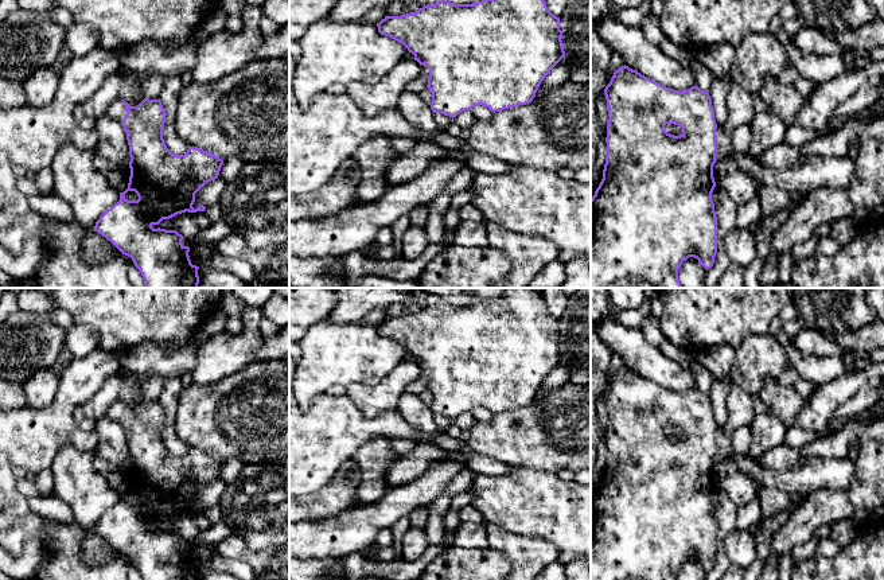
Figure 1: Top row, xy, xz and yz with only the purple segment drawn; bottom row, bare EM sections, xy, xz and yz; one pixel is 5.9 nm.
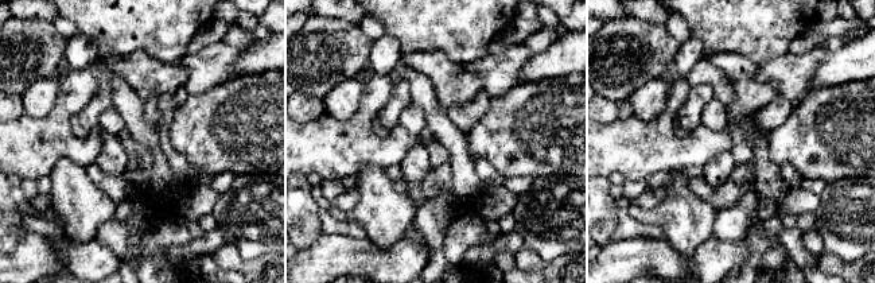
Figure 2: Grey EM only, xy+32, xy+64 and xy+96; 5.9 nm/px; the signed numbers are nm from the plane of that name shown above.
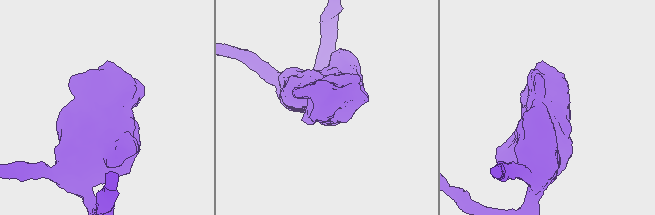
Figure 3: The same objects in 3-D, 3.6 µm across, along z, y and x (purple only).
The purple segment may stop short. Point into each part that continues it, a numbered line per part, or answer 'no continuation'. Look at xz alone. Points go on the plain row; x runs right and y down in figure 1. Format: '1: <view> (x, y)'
no continuation

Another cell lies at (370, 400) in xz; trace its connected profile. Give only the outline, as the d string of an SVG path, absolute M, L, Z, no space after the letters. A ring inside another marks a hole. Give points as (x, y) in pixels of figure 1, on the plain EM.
M405 359L375 386L350 384L346 396L365 416L375 417L381 412L397 409L405 389L420 382L421 378L420 365Z

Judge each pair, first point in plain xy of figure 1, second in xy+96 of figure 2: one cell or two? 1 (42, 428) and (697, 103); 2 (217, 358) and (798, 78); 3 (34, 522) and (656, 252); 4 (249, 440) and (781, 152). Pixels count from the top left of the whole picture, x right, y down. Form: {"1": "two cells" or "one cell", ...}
{"1": "two cells", "2": "one cell", "3": "two cells", "4": "one cell"}

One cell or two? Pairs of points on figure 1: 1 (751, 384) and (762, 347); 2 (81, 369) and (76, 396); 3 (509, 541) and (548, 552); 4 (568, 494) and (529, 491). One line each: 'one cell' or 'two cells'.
1: one cell
2: one cell
3: one cell
4: one cell

